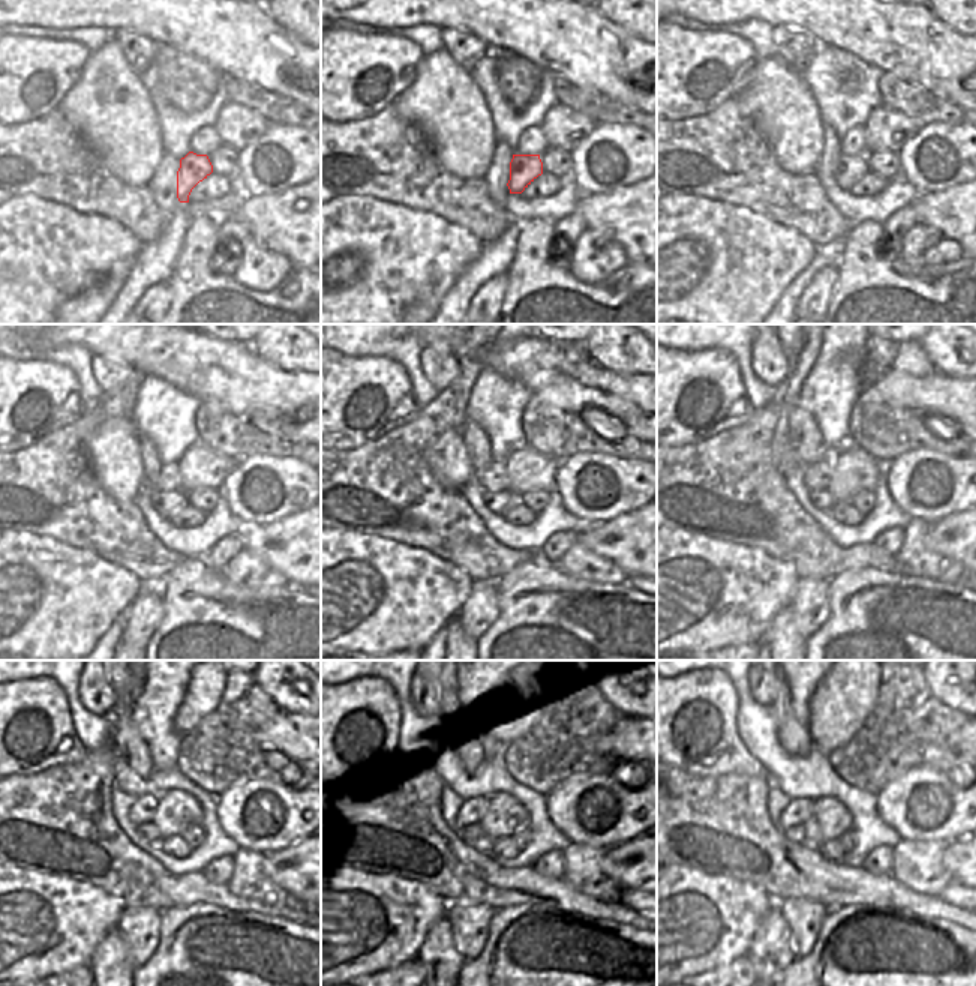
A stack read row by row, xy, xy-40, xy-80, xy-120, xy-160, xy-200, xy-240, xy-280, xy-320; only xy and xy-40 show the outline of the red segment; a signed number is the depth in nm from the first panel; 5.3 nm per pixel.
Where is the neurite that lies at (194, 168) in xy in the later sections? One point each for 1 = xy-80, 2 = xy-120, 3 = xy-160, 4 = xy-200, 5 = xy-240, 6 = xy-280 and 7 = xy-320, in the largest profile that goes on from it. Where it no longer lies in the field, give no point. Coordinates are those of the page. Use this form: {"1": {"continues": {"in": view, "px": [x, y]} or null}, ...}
{"1": {"continues": {"in": "xy-80", "px": [850, 168]}}, "2": {"continues": {"in": "xy-120", "px": [167, 503]}}, "3": {"continues": {"in": "xy-160", "px": [499, 502]}}, "4": {"continues": {"in": "xy-200", "px": [823, 500]}}, "5": {"continues": {"in": "xy-240", "px": [149, 832]}}, "6": {"continues": {"in": "xy-280", "px": [473, 835]}}, "7": {"continues": {"in": "xy-320", "px": [793, 833]}}}

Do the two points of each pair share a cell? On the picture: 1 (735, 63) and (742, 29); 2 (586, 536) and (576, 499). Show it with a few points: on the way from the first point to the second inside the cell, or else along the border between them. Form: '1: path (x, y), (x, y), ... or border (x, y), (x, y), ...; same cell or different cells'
1: border (706, 30), (726, 30), (744, 38), (757, 59); different cells
2: border (619, 514), (600, 523), (585, 524); different cells

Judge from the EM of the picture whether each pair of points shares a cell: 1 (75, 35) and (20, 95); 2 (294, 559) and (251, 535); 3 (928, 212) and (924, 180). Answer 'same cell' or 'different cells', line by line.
1: different cells
2: same cell
3: different cells

